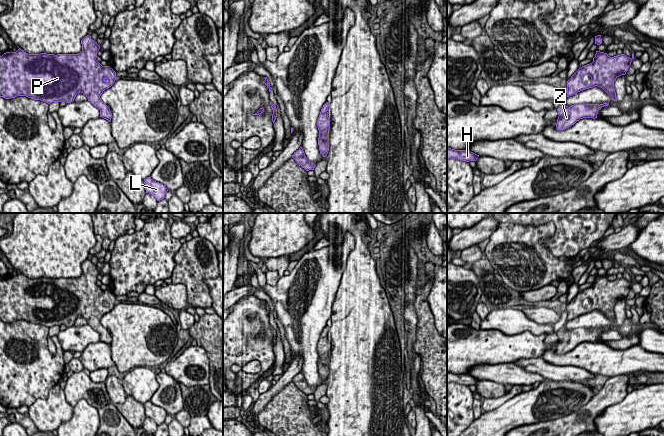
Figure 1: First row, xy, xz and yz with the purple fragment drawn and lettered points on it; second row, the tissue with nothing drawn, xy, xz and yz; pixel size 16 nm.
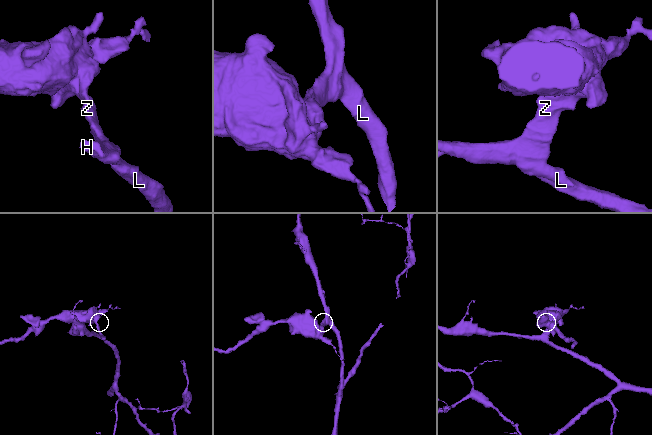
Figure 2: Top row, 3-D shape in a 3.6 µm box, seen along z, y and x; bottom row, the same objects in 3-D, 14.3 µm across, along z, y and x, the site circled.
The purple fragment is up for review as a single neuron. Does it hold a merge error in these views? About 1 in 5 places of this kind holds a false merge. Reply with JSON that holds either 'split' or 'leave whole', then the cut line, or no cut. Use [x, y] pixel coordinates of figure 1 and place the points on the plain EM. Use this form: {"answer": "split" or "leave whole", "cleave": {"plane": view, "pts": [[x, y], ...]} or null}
{"answer": "leave whole", "cleave": null}

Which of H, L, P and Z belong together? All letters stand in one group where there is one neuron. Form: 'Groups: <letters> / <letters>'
Groups: H L P Z

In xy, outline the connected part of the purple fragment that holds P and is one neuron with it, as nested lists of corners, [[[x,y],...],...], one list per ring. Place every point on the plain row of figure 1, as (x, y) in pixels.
[[[85,260],[81,268],[82,275],[78,278],[28,278],[20,272],[16,276],[4,277],[0,280],[0,321],[11,323],[26,320],[48,328],[61,325],[71,327],[81,316],[100,334],[100,341],[111,346],[110,332],[100,320],[114,308],[116,296],[96,284],[100,270],[91,260]]]

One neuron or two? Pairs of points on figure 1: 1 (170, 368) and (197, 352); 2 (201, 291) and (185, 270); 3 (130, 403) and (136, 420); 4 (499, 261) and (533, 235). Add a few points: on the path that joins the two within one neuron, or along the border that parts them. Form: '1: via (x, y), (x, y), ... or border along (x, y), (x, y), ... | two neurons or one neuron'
1: via (177, 368), (181, 368), (190, 359) | one neuron
2: via (196, 286), (190, 275) | one neuron
3: via (131, 407), (135, 416) | one neuron
4: via (507, 253), (525, 239) | one neuron

